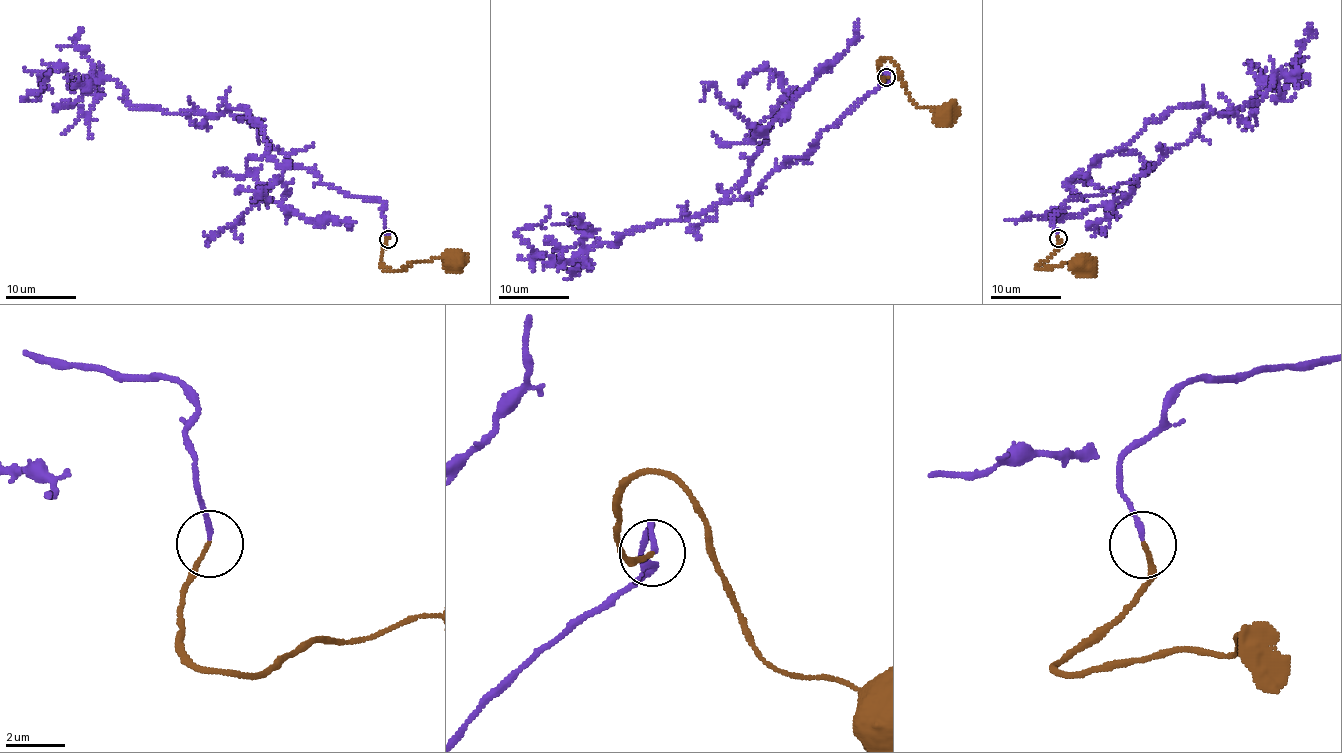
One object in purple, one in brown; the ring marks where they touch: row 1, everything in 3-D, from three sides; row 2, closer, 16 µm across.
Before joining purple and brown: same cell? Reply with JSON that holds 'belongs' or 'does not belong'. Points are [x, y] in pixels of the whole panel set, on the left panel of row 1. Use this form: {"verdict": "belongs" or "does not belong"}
{"verdict": "belongs"}

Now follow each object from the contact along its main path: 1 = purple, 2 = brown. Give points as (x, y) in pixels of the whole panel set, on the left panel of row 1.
1: (388, 238), (381, 201), (323, 184), (230, 108), (262, 127), (268, 149), (247, 170), (260, 188), (349, 227)
2: (388, 238), (380, 260), (385, 268), (401, 269), (441, 256), (452, 258)

